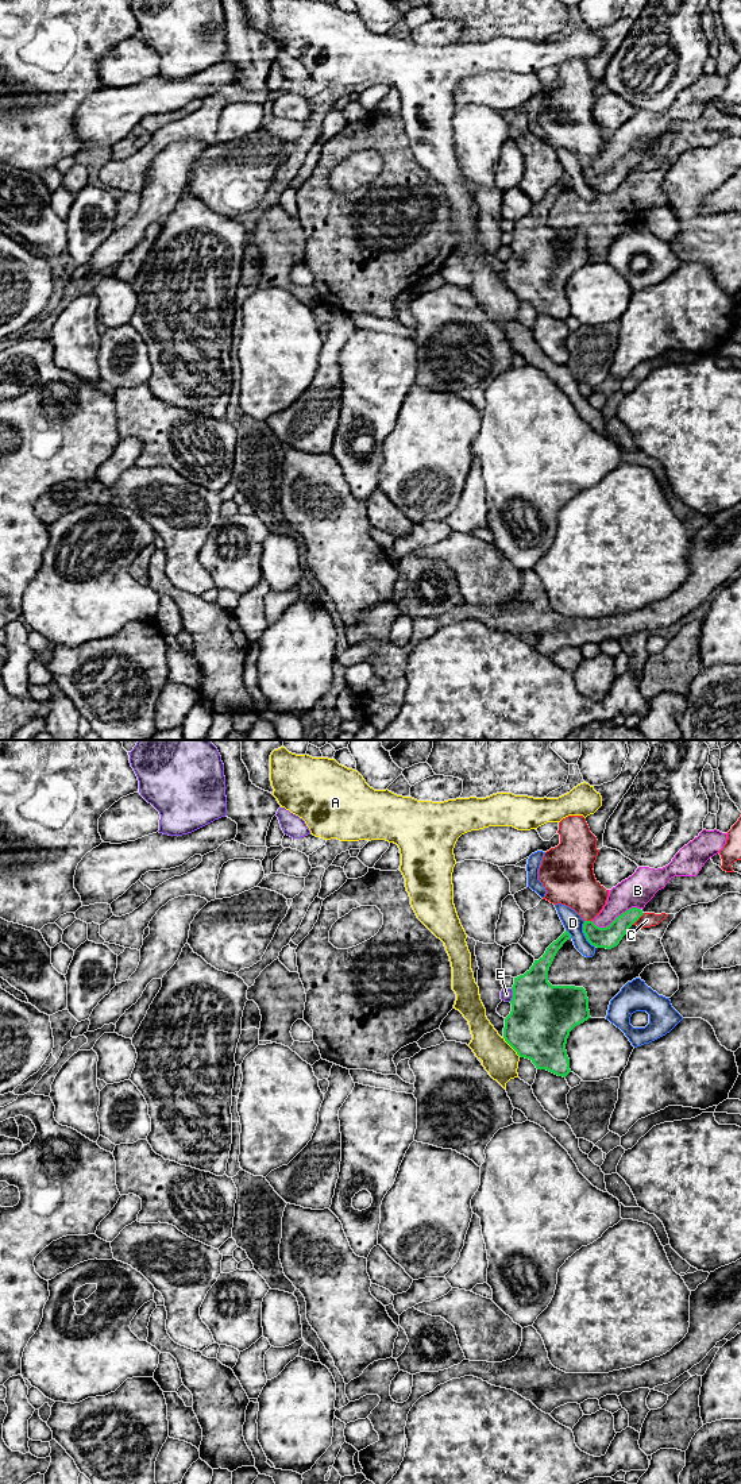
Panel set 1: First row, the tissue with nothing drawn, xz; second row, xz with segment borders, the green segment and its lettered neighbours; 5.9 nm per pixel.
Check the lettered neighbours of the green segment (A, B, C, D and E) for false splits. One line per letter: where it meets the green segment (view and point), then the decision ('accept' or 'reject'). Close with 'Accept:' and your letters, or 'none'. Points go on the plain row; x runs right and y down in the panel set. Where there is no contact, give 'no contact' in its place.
A: xz (510, 289) | reject
B: xz (617, 161) | accept
C: xz (637, 162) | reject
D: xz (585, 178) | reject
E: xz (513, 239) | reject
Accept: B

